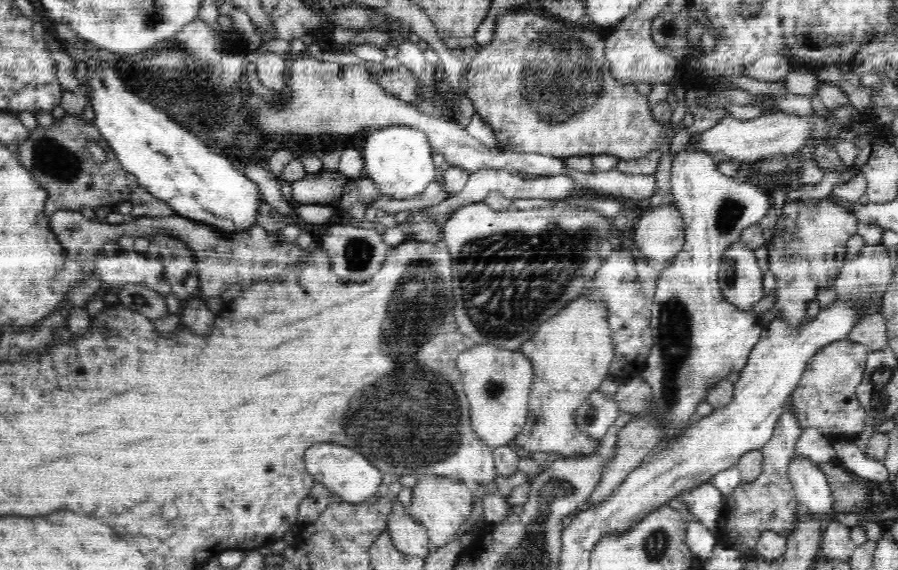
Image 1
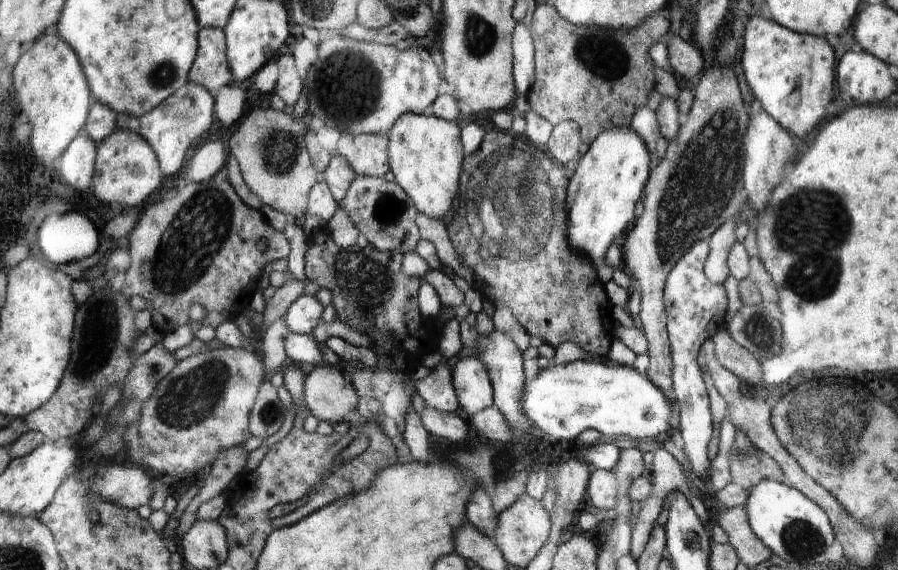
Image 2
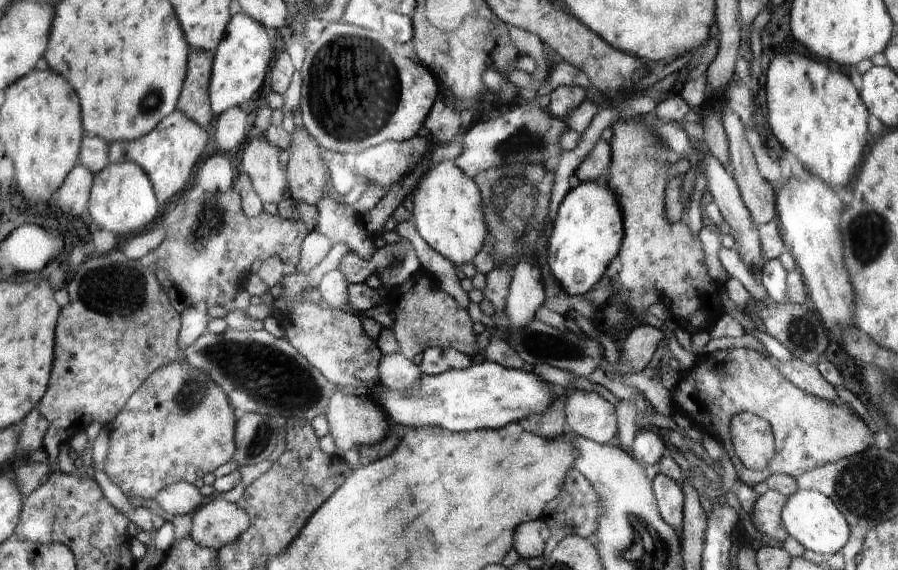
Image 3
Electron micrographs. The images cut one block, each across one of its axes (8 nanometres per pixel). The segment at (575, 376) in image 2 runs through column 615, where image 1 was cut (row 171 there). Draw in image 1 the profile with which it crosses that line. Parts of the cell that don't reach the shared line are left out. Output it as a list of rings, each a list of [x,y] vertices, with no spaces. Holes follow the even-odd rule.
[[[390,126],[372,129],[364,148],[361,149],[364,175],[379,188],[382,195],[406,199],[420,194],[434,182],[436,168],[432,161],[433,149],[424,132],[408,126]]]

